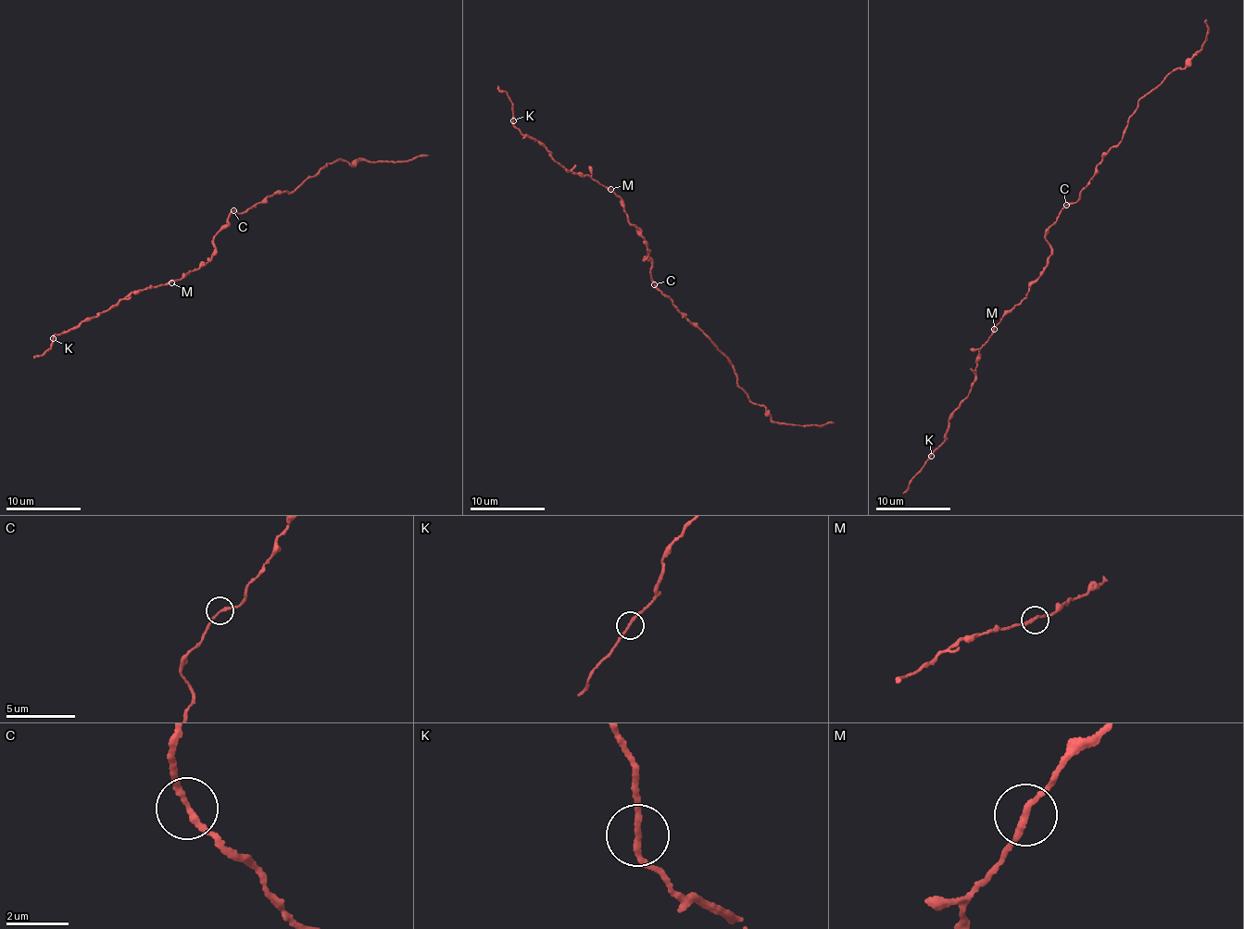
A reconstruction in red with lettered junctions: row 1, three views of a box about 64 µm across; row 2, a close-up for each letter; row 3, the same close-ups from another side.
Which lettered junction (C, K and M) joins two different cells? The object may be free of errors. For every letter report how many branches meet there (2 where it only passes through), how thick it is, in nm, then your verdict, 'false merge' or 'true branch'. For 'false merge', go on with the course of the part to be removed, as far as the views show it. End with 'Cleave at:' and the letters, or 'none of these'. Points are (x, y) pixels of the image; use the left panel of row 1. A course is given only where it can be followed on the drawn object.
C: 2 | 180 nm | true branch
K: 2 | 170 nm | true branch
M: 2 | 180 nm | true branch
Cleave at: none of these

